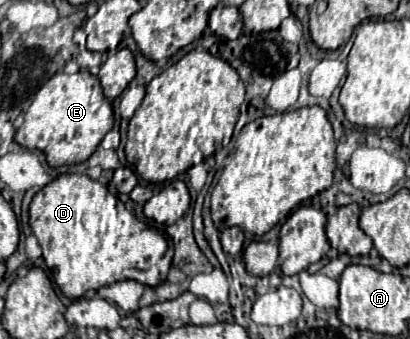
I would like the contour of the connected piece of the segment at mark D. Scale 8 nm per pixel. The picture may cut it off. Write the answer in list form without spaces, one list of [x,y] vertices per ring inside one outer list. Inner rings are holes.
[[[64,173],[42,187],[30,203],[30,227],[60,291],[78,299],[88,289],[134,279],[156,287],[170,271],[170,243],[164,233],[136,219],[106,185],[82,173]]]

